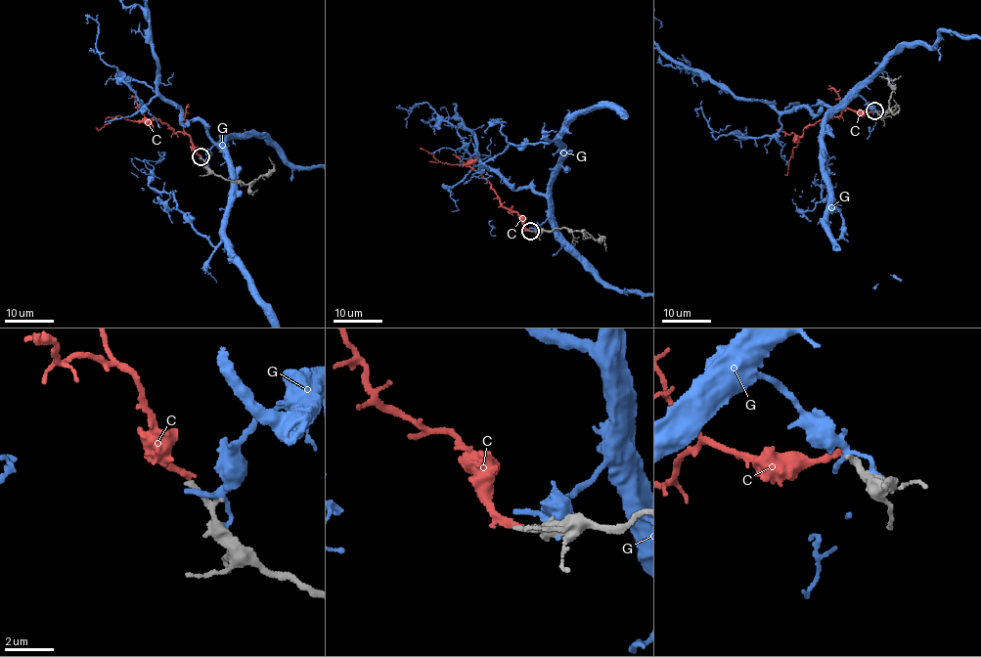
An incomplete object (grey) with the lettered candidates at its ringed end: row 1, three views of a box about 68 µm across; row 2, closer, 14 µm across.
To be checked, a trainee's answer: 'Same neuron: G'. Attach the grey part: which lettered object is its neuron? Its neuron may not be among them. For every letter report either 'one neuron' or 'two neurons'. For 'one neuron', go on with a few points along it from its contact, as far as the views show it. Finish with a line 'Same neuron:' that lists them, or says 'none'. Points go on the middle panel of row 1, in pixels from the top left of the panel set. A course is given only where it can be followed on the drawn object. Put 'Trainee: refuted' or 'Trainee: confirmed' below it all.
C: two neurons
G: two neurons
Same neuron: none
Trainee: refuted

